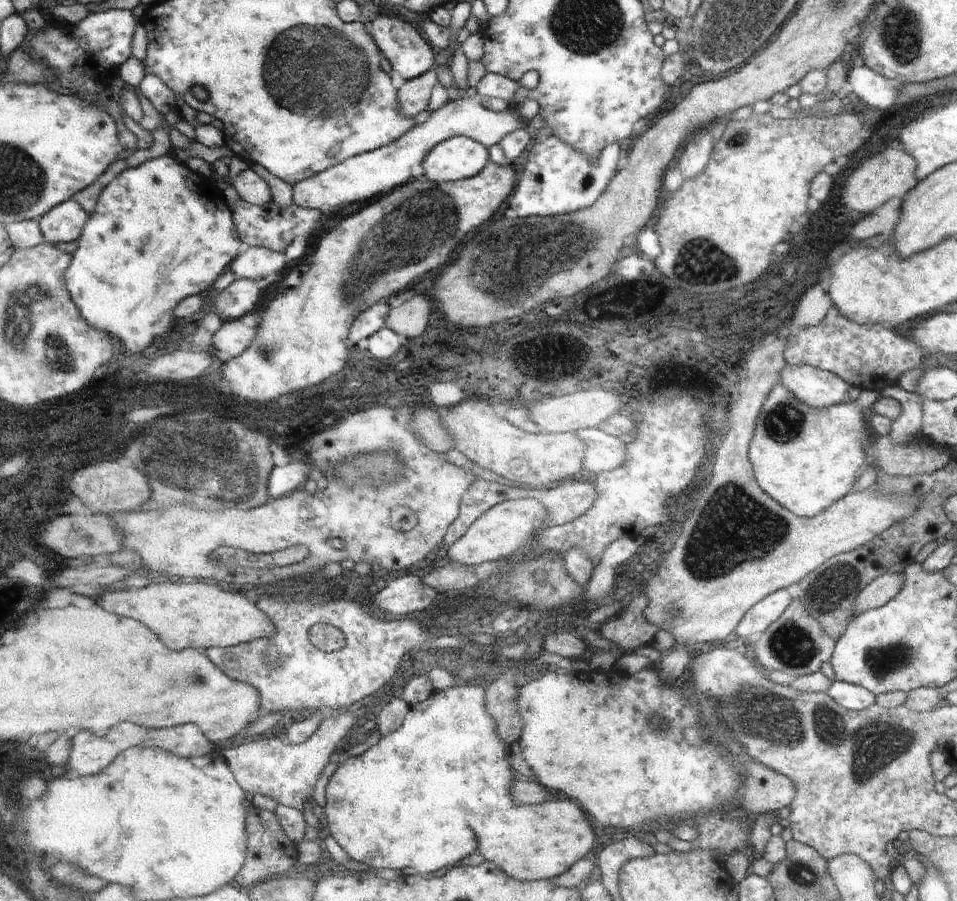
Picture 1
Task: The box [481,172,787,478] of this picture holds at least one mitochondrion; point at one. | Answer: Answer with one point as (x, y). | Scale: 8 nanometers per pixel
(699, 262)

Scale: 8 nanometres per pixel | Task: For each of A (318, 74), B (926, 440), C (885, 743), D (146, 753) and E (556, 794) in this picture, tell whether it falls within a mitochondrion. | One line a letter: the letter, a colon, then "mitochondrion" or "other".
A: mitochondrion
B: other
C: mitochondrion
D: other
E: other

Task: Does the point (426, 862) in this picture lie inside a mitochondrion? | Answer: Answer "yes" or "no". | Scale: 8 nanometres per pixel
no

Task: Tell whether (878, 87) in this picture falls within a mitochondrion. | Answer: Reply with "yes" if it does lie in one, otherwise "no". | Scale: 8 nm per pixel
no

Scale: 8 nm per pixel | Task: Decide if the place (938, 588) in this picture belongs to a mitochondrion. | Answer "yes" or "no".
no

